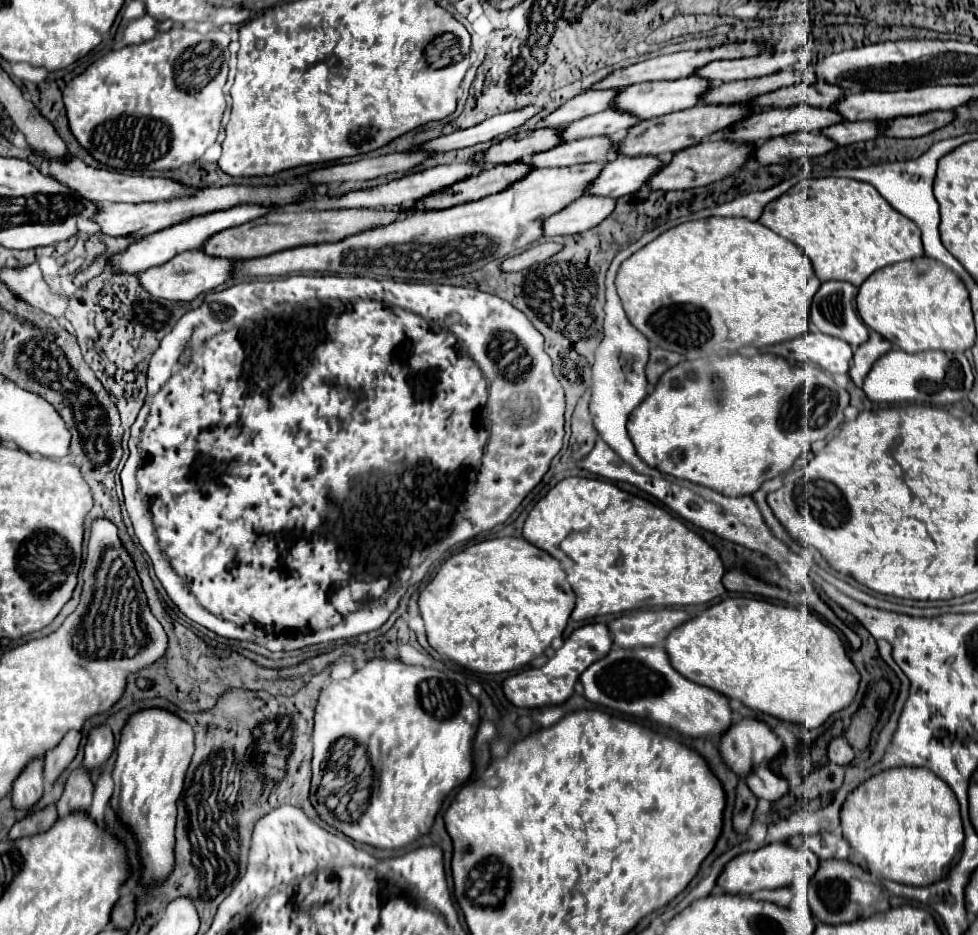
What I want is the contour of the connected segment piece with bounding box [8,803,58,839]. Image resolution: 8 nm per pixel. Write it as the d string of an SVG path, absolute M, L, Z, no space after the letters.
M52 803L52 805L46 805L44 809L32 811L32 813L28 813L24 819L16 821L14 827L10 829L8 837L10 837L10 839L20 839L20 837L44 833L44 831L48 831L48 829L54 825L56 817L58 817L56 805L54 805L54 803Z

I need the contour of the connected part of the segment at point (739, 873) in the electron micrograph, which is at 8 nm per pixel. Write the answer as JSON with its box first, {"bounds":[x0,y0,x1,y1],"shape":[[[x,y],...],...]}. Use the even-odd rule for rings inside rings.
{"bounds":[718,843,820,895],"shape":[[[770,843],[758,851],[752,853],[742,853],[734,857],[726,869],[722,871],[718,885],[726,893],[736,893],[736,895],[752,895],[760,889],[780,889],[780,887],[790,887],[796,877],[814,877],[818,871],[820,859],[810,851],[810,849],[794,849],[788,843]]]}

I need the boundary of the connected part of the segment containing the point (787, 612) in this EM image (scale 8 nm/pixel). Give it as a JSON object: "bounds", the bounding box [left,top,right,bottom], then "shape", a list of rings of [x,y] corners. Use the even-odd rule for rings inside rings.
{"bounds":[664,597,860,729],"shape":[[[744,597],[726,599],[676,627],[668,635],[664,647],[674,669],[690,681],[716,689],[730,699],[738,699],[750,709],[804,725],[806,729],[822,727],[830,715],[846,709],[858,693],[860,673],[848,657],[840,633],[822,623],[811,610],[782,607]]]}

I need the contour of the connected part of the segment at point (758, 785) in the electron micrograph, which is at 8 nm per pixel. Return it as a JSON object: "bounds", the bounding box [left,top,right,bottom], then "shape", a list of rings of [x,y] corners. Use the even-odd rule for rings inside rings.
{"bounds":[746,765,790,803],"shape":[[[762,765],[762,767],[756,767],[752,771],[750,777],[746,777],[746,783],[750,785],[750,791],[760,797],[760,799],[766,799],[770,803],[782,799],[784,795],[788,795],[790,791],[790,785],[786,779],[782,779],[780,775],[772,773],[770,767]]]}

